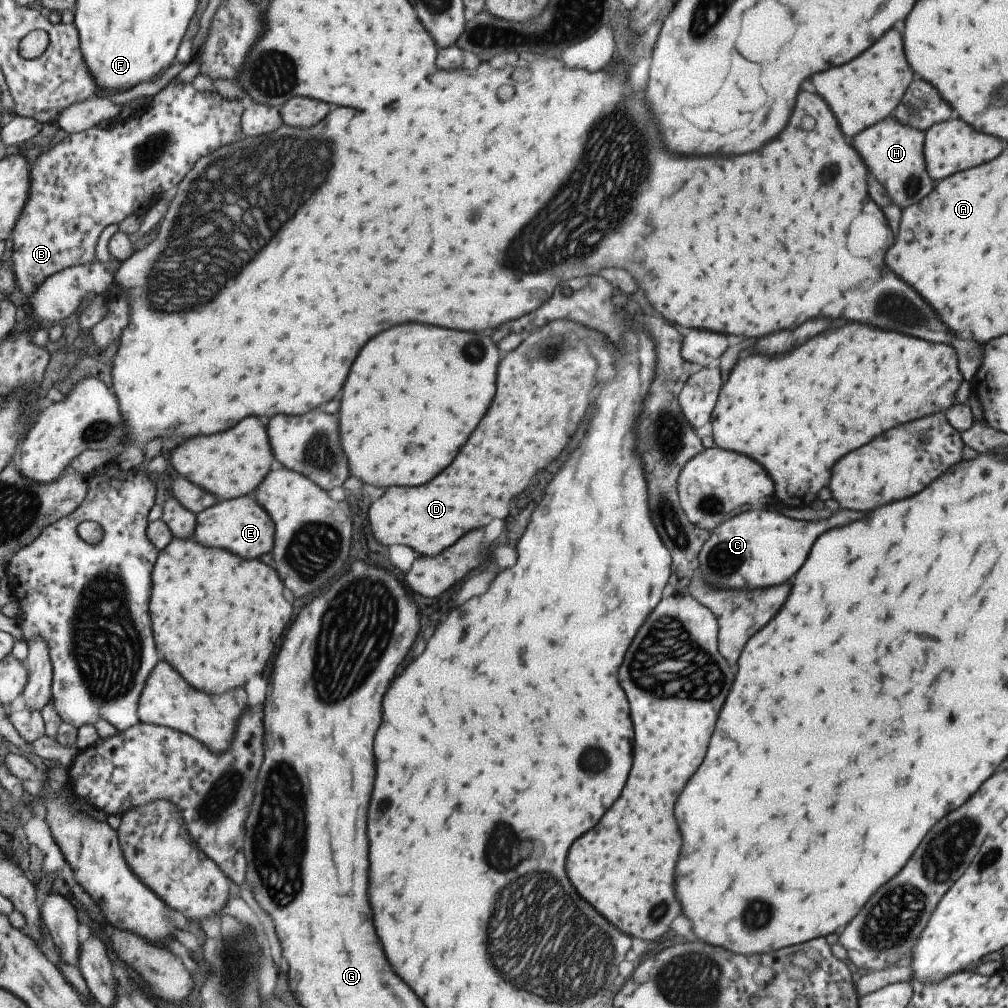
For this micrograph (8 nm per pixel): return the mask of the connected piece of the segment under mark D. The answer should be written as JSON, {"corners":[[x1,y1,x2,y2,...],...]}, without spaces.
{"corners":[[555,320,549,326,535,330,515,350,507,352,499,360,497,390,493,402,479,420,477,428,469,434,467,442,459,448,453,462,427,484,421,484,417,488,389,488,377,502,371,504,369,522,379,544,403,544,421,556,431,556,453,544,461,534,485,526,493,518,507,516,509,498,519,494,527,486,531,476,539,468,547,466,557,456,557,452,563,450,589,406,587,394,595,384,595,362,587,352,583,334,585,328,581,328,579,324]]}

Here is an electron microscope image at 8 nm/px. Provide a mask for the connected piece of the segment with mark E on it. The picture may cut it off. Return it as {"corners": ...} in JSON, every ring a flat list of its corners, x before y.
{"corners":[[245,494,233,499,217,500,214,506,200,511,195,518,192,536,195,543,200,546,221,548,239,558,257,558,271,550,271,540,275,530,273,525,267,512,253,496]]}

